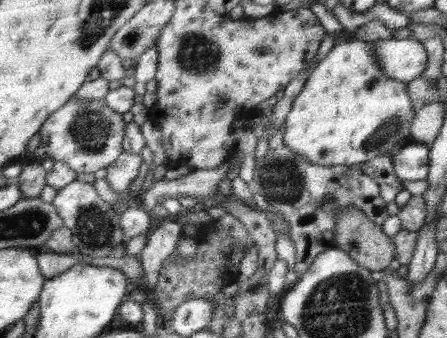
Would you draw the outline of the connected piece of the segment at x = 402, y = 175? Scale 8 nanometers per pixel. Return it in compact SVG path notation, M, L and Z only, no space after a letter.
M409 142L393 157L393 172L398 179L424 180L430 172L430 144Z

